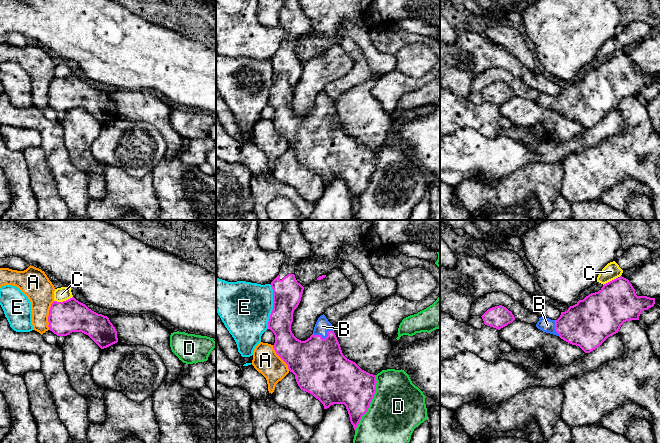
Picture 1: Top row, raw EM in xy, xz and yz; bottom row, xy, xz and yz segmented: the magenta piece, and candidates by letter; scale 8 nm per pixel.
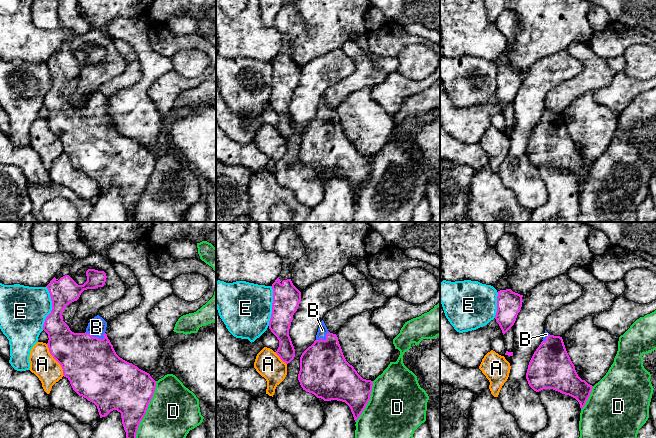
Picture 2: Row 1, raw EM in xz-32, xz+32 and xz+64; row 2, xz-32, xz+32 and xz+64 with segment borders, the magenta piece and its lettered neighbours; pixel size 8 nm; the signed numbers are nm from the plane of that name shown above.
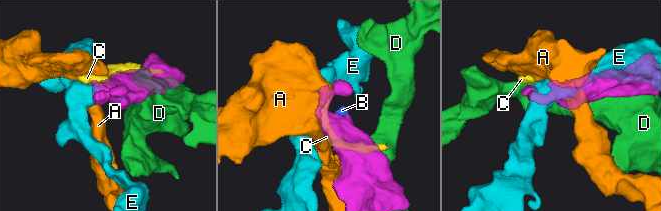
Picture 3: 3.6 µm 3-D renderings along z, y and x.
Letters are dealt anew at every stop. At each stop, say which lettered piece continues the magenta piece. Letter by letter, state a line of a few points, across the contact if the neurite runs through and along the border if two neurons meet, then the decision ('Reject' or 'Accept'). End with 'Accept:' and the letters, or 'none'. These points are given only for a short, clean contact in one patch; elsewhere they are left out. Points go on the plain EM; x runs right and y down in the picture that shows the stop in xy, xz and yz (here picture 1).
A: Reject
B: Line: xz (320, 144), (320, 131), (325, 114), (322, 102). Accept
C: Reject
D: Reject
E: Line: xz (270, 60), (272, 65), (272, 87), (267, 104). Reject
Accept: B

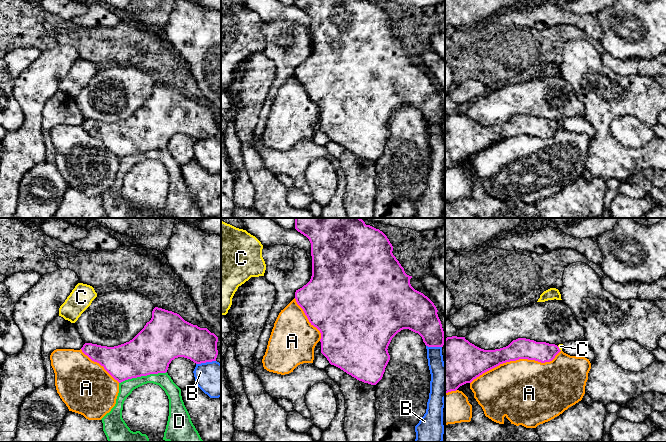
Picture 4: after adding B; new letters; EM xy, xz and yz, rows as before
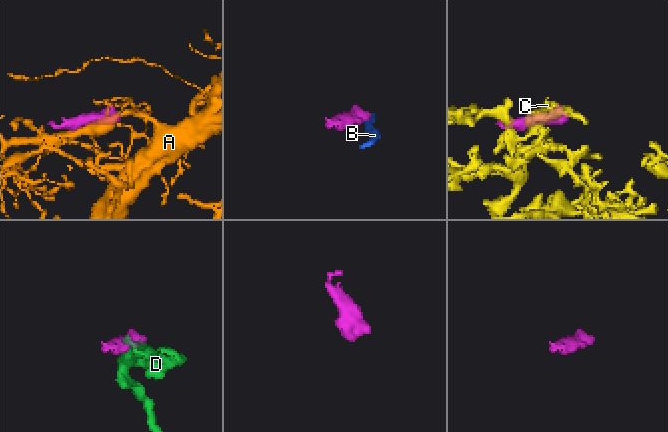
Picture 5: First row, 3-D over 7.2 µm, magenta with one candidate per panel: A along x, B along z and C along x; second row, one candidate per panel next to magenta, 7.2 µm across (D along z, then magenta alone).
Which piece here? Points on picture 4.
A: Reject
B: Line: xy (215, 136), (196, 140). Reject
C: Line: yz (557, 122), (561, 126). Reject
D: Reject
Accept: none

